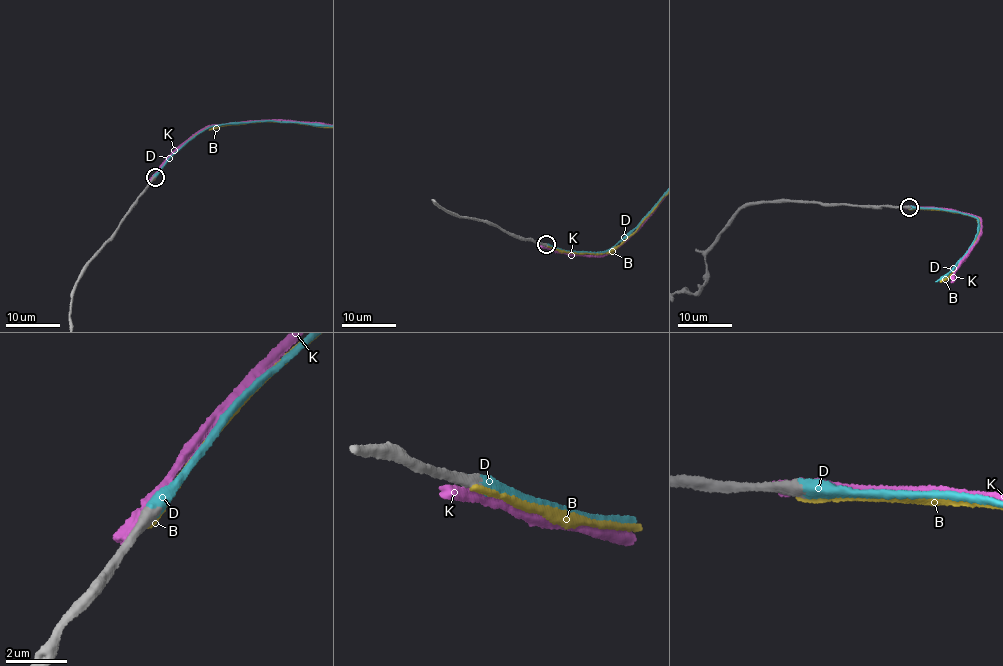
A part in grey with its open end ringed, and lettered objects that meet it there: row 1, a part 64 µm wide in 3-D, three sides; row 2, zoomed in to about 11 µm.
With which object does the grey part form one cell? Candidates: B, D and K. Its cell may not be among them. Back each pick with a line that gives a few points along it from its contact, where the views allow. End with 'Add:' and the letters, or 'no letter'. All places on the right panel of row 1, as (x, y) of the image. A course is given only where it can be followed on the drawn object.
Add: D

